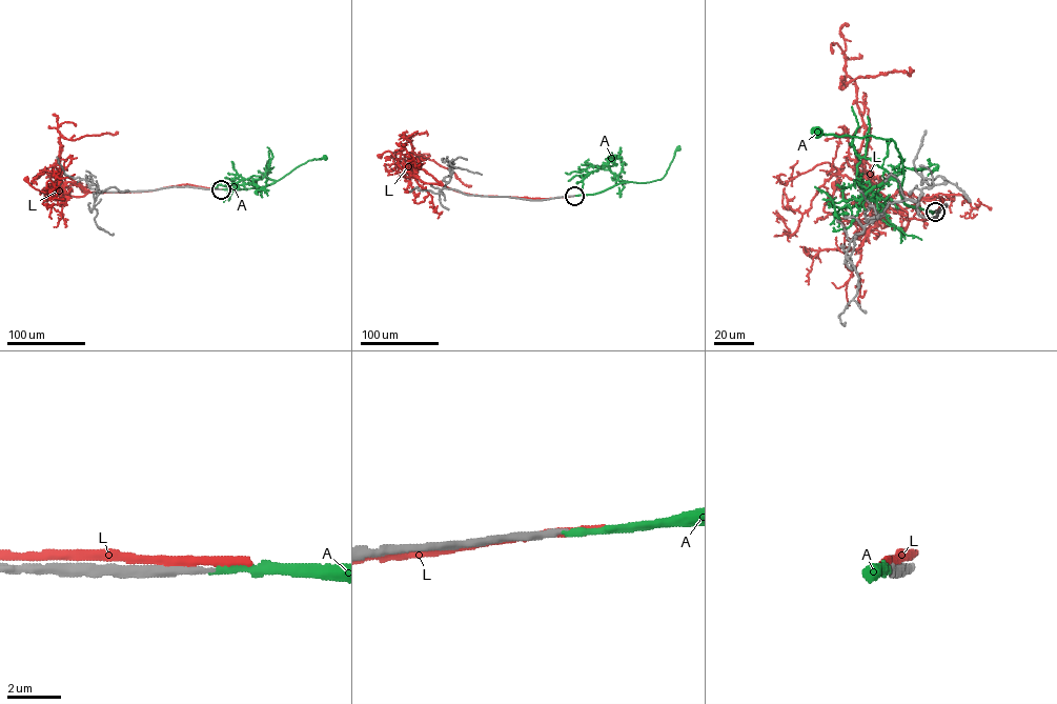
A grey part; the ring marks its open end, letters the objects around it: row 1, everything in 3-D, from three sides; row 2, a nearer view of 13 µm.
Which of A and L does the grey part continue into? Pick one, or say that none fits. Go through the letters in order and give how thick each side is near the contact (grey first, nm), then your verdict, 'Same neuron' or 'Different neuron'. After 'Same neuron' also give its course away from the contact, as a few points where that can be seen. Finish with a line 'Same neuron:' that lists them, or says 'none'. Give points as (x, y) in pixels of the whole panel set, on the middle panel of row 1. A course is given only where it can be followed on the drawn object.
A: Thickness 280 nm (grey) against 260 nm. Same neuron. Its course: (574, 196), (594, 194), (622, 182), (661, 179), (677, 149)
L: Thickness 320 nm (grey) against 280 nm. Different neuron
Same neuron: A

